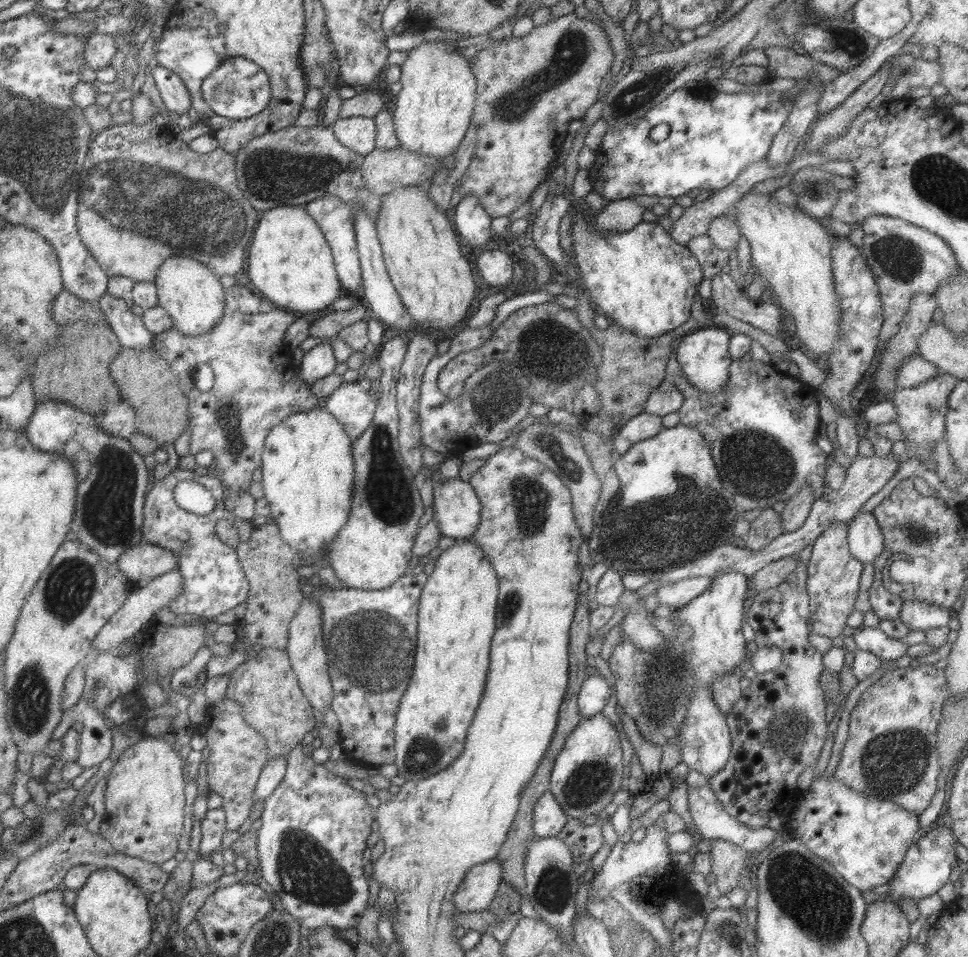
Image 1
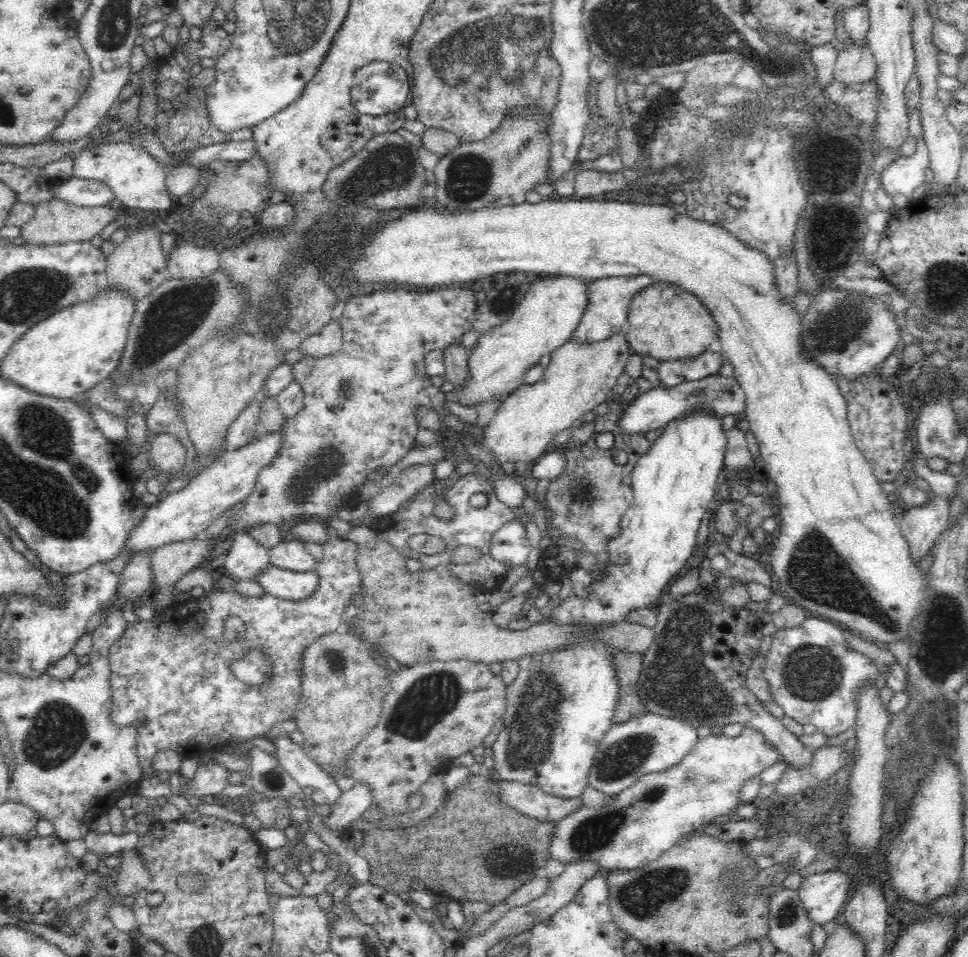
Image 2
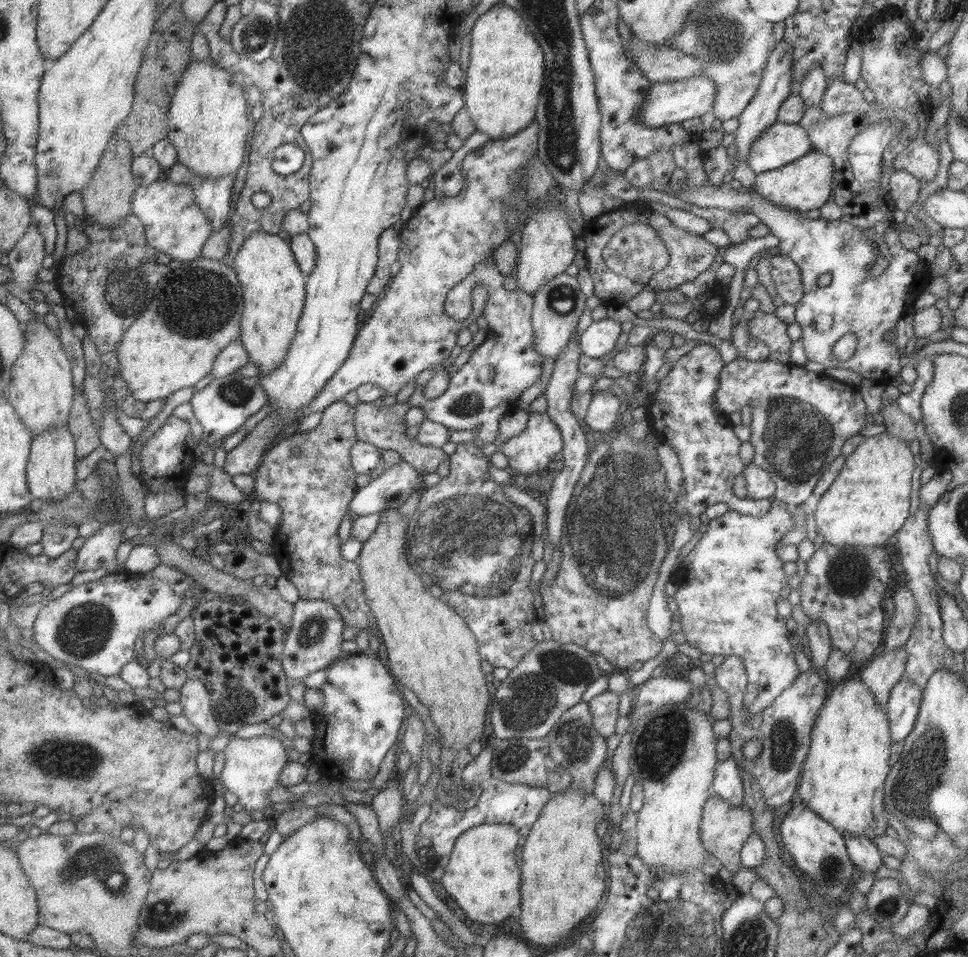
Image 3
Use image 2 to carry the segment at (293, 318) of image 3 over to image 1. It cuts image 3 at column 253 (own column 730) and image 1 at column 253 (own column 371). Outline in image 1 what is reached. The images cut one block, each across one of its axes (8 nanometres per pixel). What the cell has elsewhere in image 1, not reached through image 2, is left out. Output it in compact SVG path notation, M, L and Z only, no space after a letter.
M279 206L263 211L263 216L255 228L249 258L249 280L258 294L281 309L304 316L316 316L329 311L331 303L341 296L341 283L334 269L330 246L324 234L304 210L303 206Z

